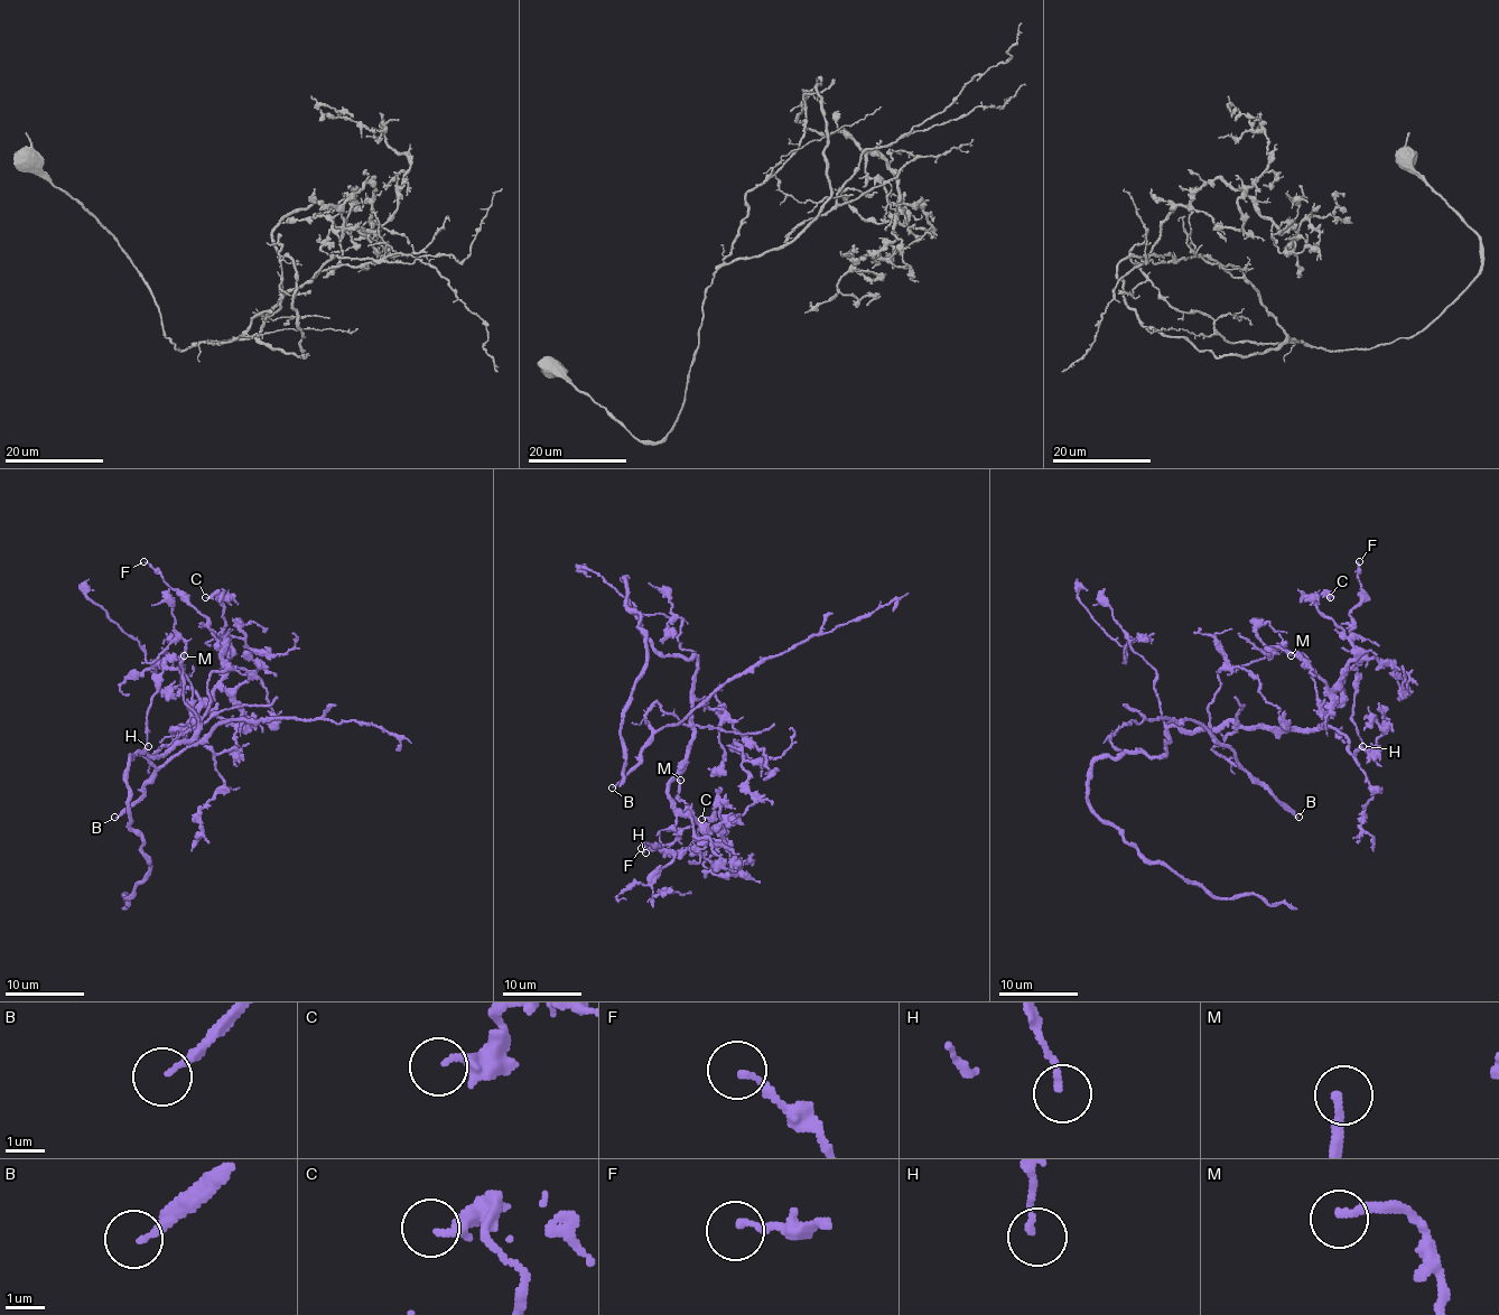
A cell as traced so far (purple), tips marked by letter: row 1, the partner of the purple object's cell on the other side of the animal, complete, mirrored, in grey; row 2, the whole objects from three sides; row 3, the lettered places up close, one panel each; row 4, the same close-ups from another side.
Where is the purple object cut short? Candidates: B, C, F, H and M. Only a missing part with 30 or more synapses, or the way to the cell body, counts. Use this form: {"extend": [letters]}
{"extend": ["B"]}

